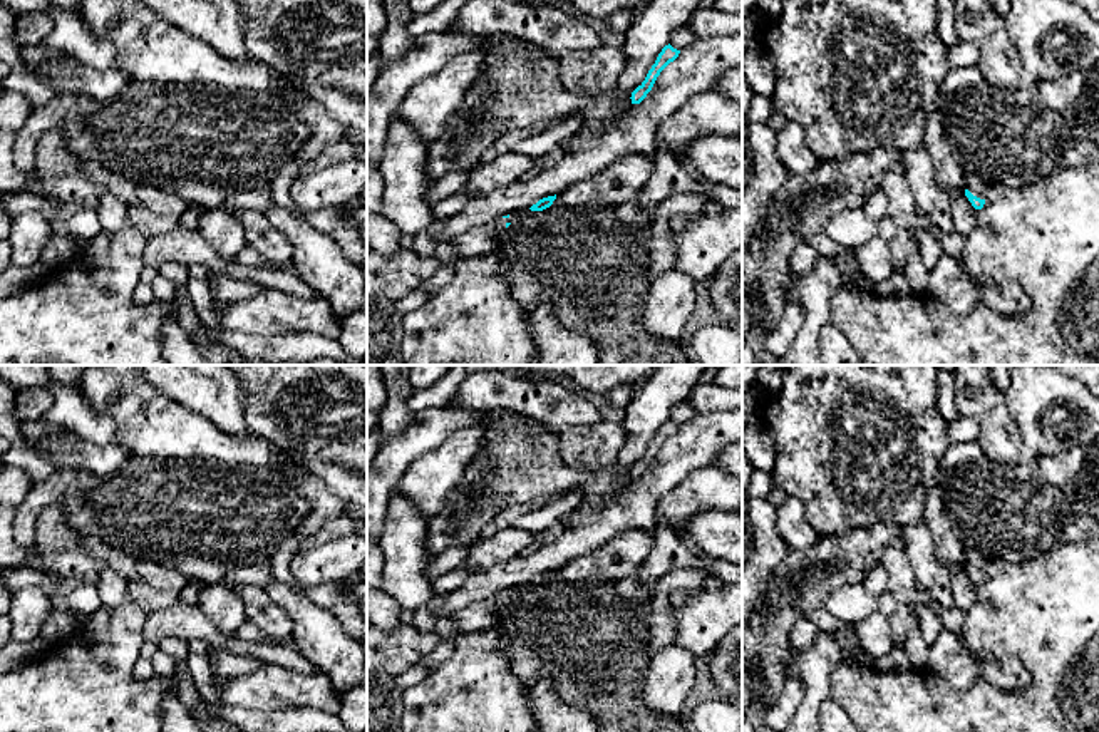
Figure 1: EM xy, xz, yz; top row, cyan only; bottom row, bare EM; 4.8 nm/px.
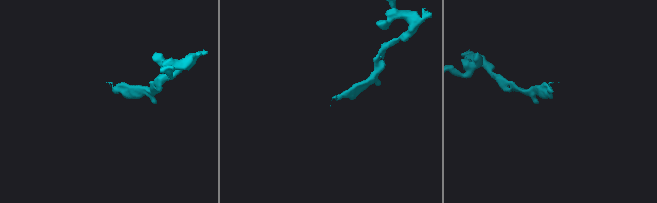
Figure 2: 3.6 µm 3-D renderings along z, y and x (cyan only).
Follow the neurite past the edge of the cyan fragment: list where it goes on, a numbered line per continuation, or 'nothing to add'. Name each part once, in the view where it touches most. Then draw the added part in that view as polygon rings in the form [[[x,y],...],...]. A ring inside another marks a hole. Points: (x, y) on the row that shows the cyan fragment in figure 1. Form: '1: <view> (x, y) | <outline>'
1: yz (974, 185) | [[[968,176],[968,178],[967,178],[967,189],[968,189],[973,196],[983,199],[983,198],[985,198],[985,191],[988,189],[988,186],[987,186],[985,183],[982,183],[978,178]]]

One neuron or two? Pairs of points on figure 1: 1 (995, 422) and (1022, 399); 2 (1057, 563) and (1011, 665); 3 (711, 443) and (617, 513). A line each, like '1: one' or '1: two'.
1: two
2: two
3: one

